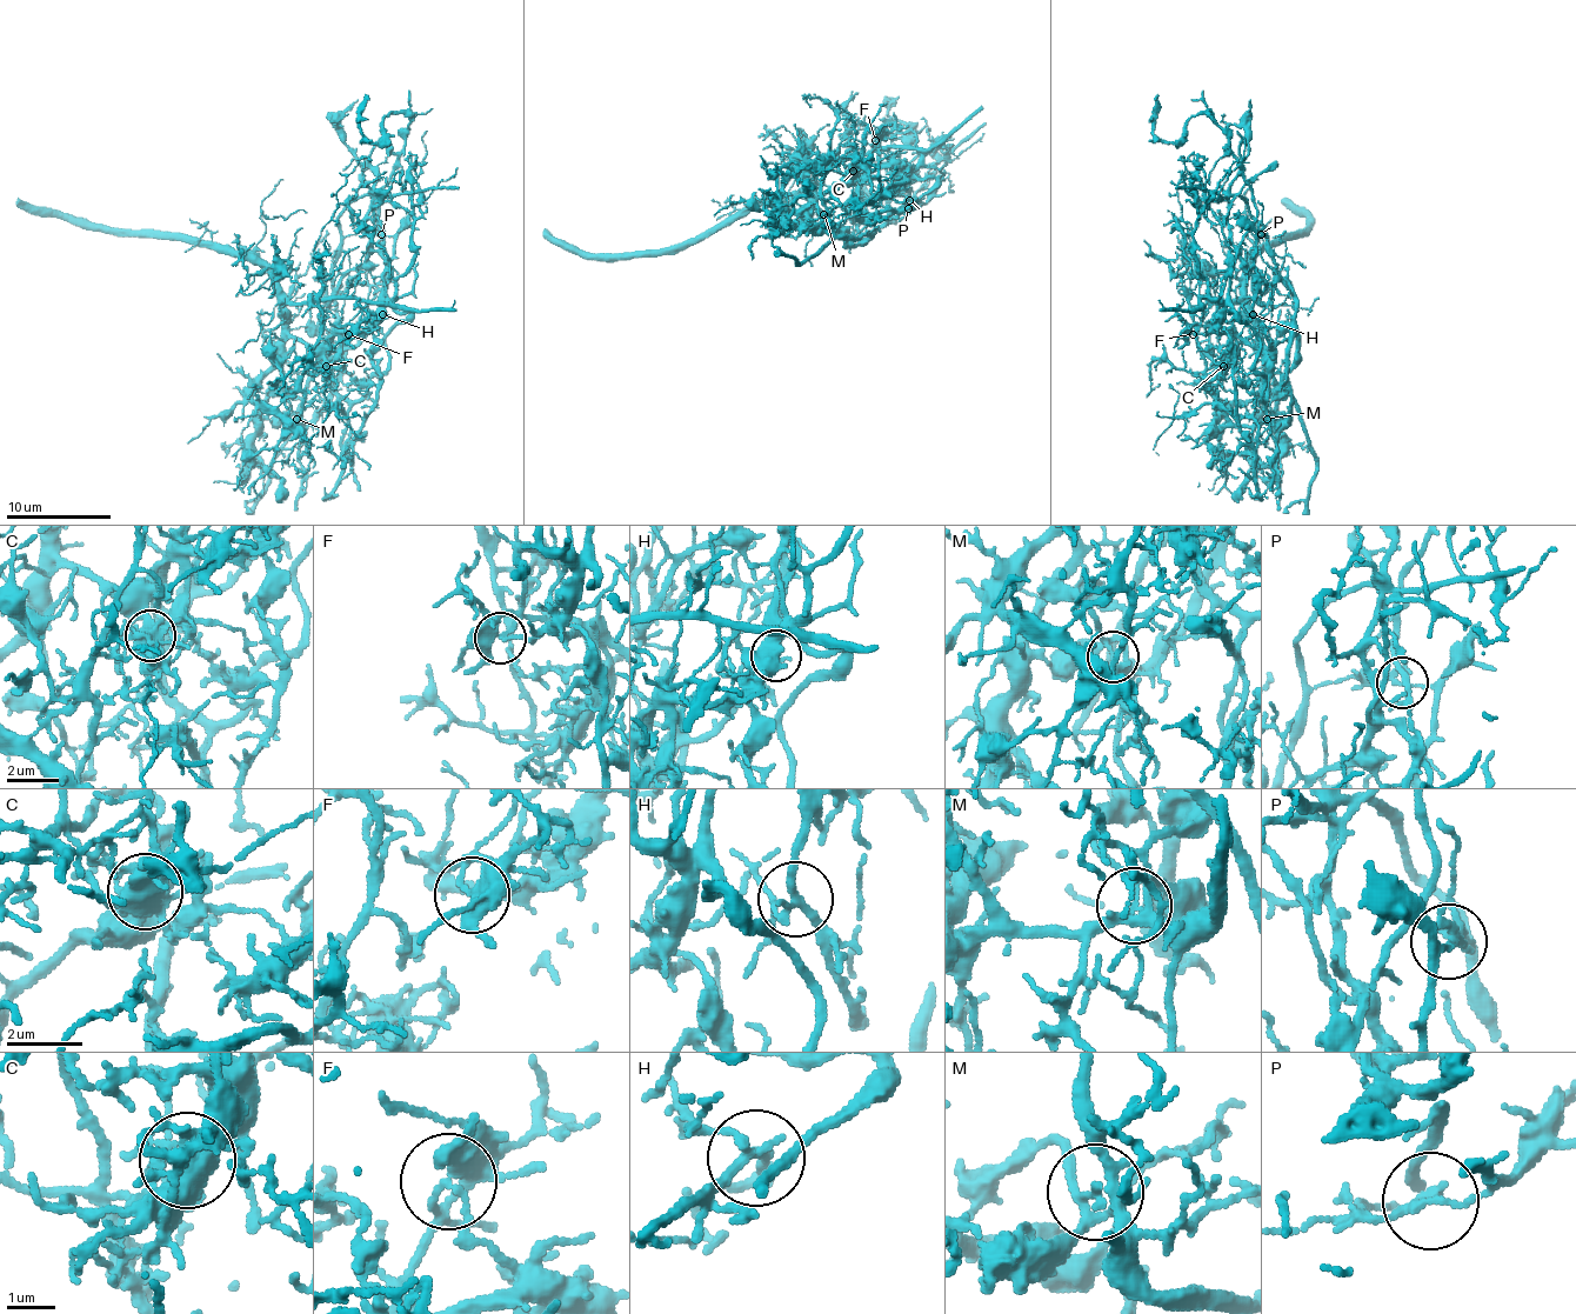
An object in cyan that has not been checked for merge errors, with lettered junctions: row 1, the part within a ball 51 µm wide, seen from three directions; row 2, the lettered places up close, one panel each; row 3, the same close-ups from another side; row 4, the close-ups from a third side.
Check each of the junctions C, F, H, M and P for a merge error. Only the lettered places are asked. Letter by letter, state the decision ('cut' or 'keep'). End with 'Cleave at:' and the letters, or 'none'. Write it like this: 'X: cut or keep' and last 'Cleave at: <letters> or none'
C: cut
F: cut
H: keep
M: keep
P: cut
Cleave at: C, F, P

